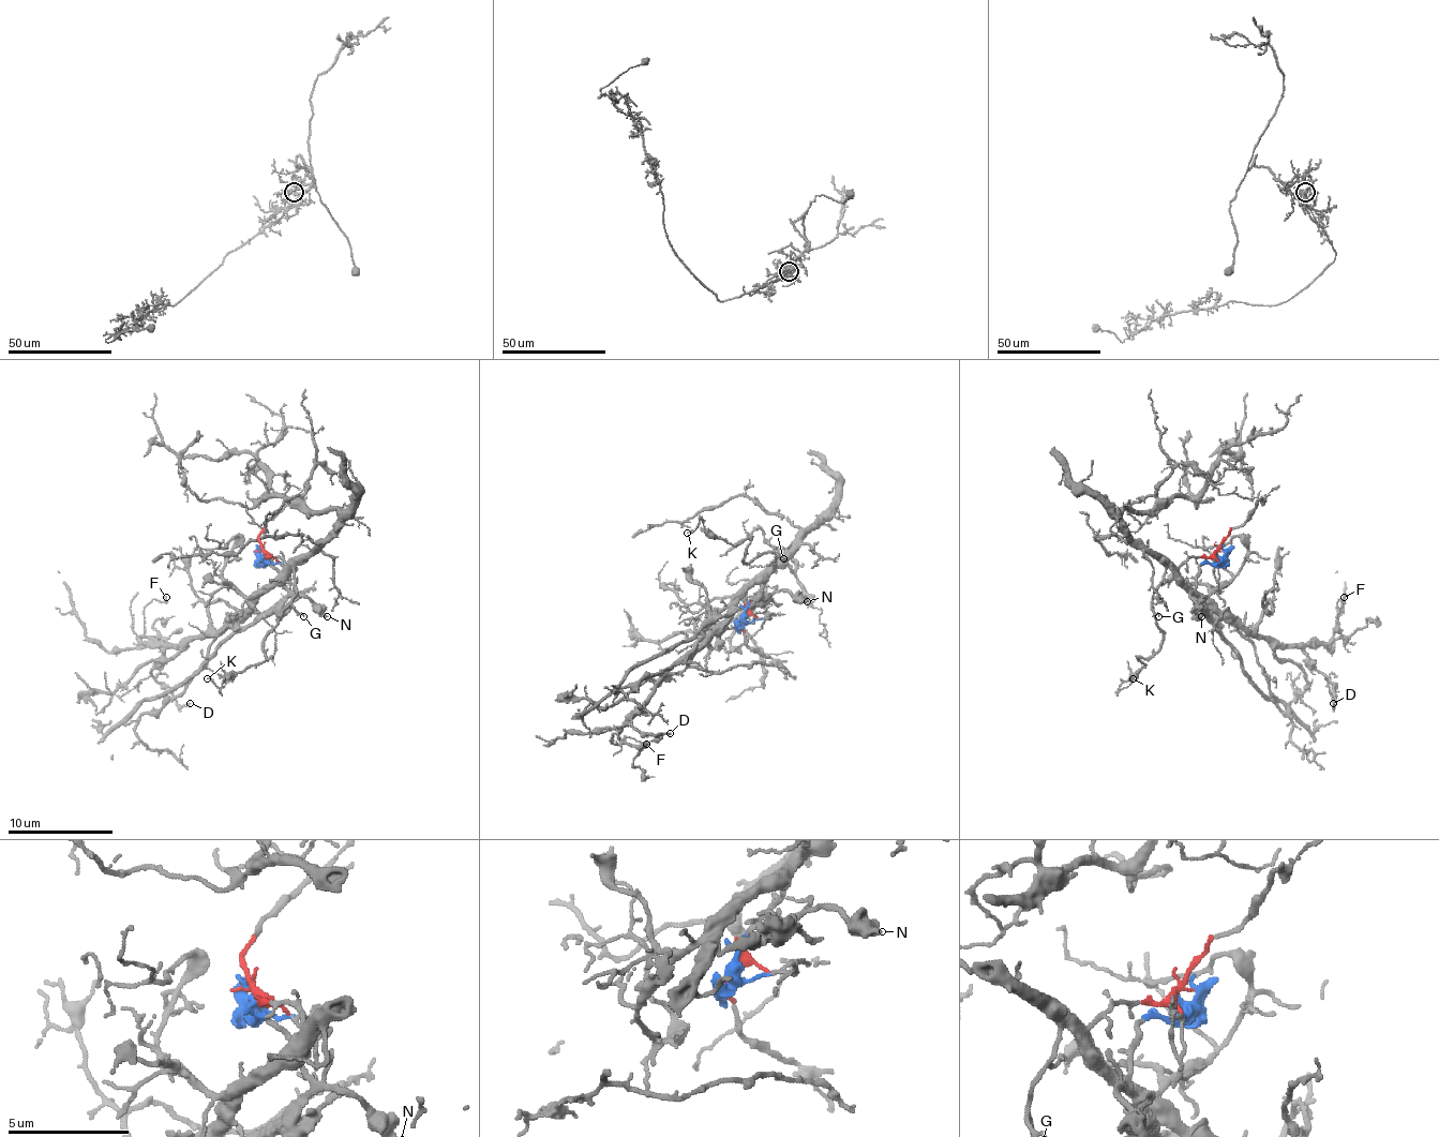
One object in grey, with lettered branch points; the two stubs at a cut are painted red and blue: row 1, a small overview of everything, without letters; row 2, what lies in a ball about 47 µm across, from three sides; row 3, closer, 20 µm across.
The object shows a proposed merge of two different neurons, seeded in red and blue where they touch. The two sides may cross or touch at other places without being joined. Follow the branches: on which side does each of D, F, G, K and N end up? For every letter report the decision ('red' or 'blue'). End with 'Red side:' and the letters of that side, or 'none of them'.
D: red
F: red
G: red
K: red
N: blue
Red side: D, F, G, K

